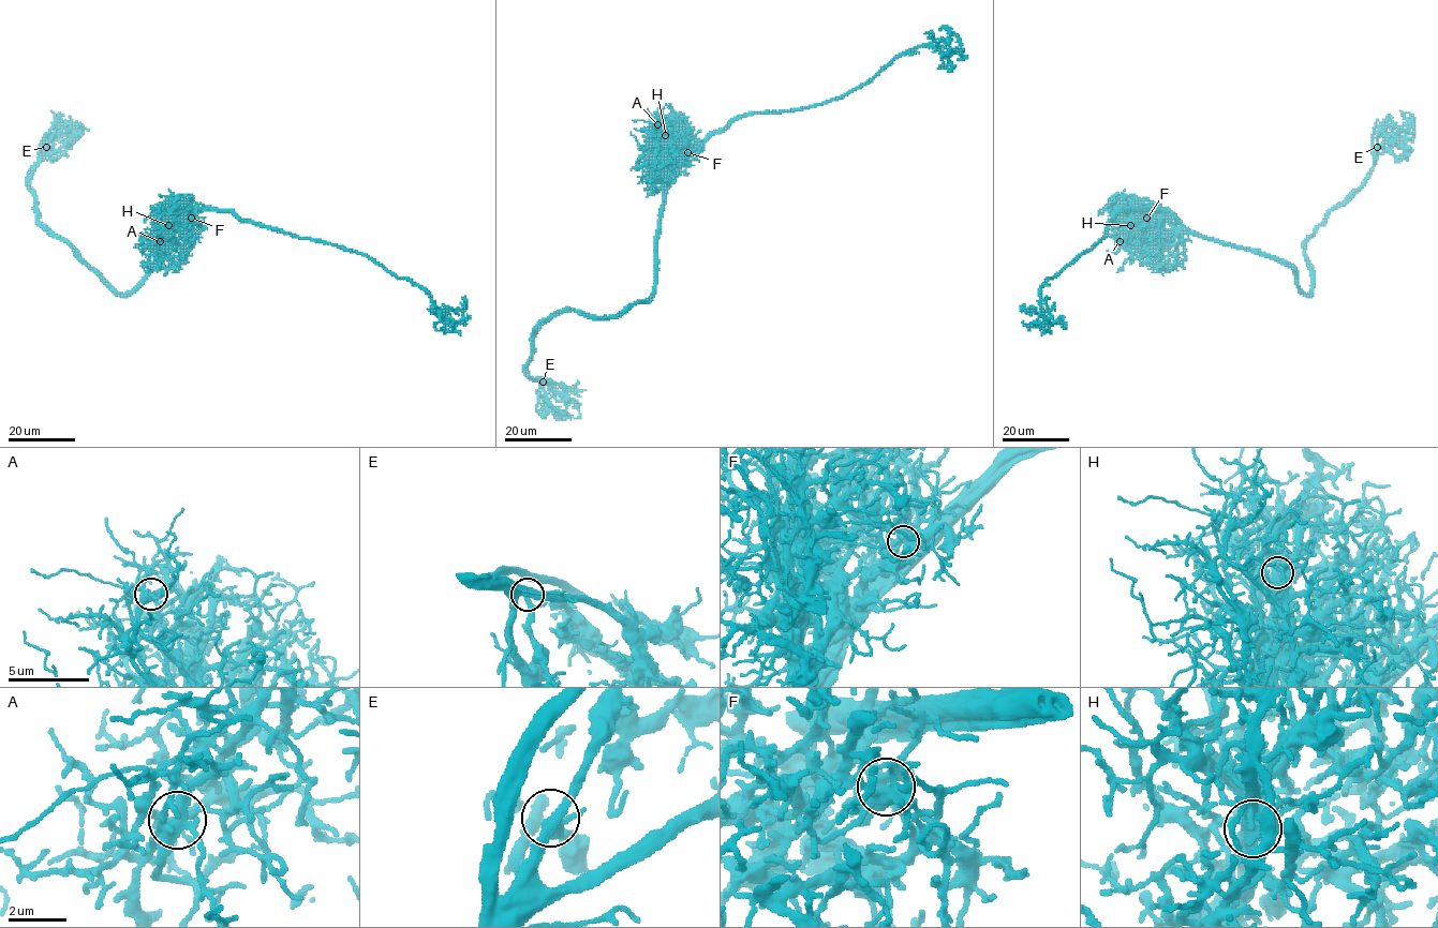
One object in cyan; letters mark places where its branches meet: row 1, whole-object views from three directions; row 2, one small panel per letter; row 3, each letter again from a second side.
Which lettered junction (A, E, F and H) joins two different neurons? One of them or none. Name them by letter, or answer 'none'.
none

